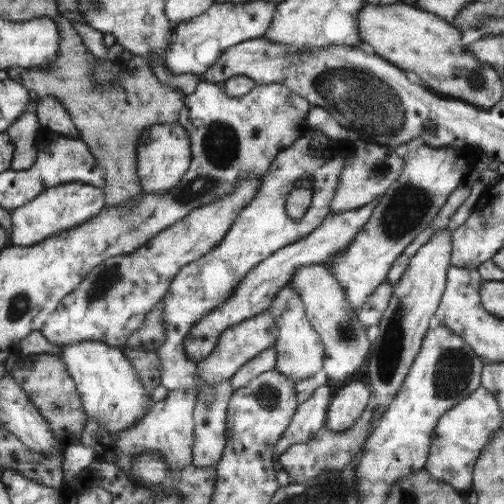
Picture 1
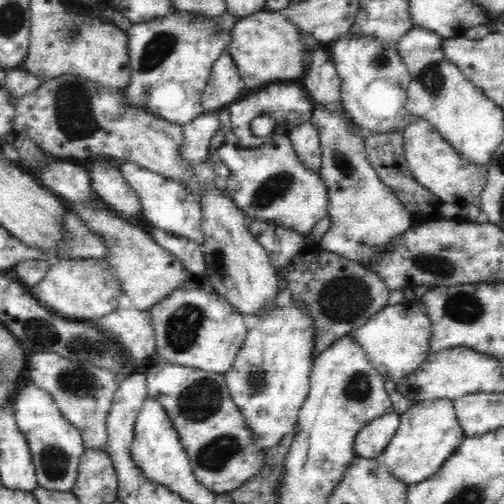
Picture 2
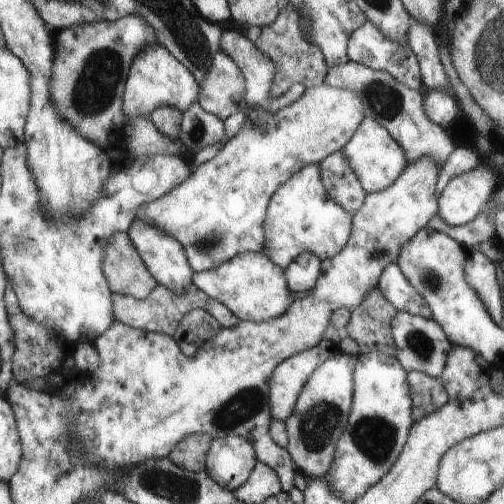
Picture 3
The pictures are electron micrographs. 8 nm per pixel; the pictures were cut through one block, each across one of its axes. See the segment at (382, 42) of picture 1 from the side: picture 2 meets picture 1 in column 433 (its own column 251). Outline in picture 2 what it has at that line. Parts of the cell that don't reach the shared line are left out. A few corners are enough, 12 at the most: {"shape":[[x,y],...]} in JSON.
{"shape":[[282,12],[240,18],[228,54],[246,88],[306,74],[308,44]]}

